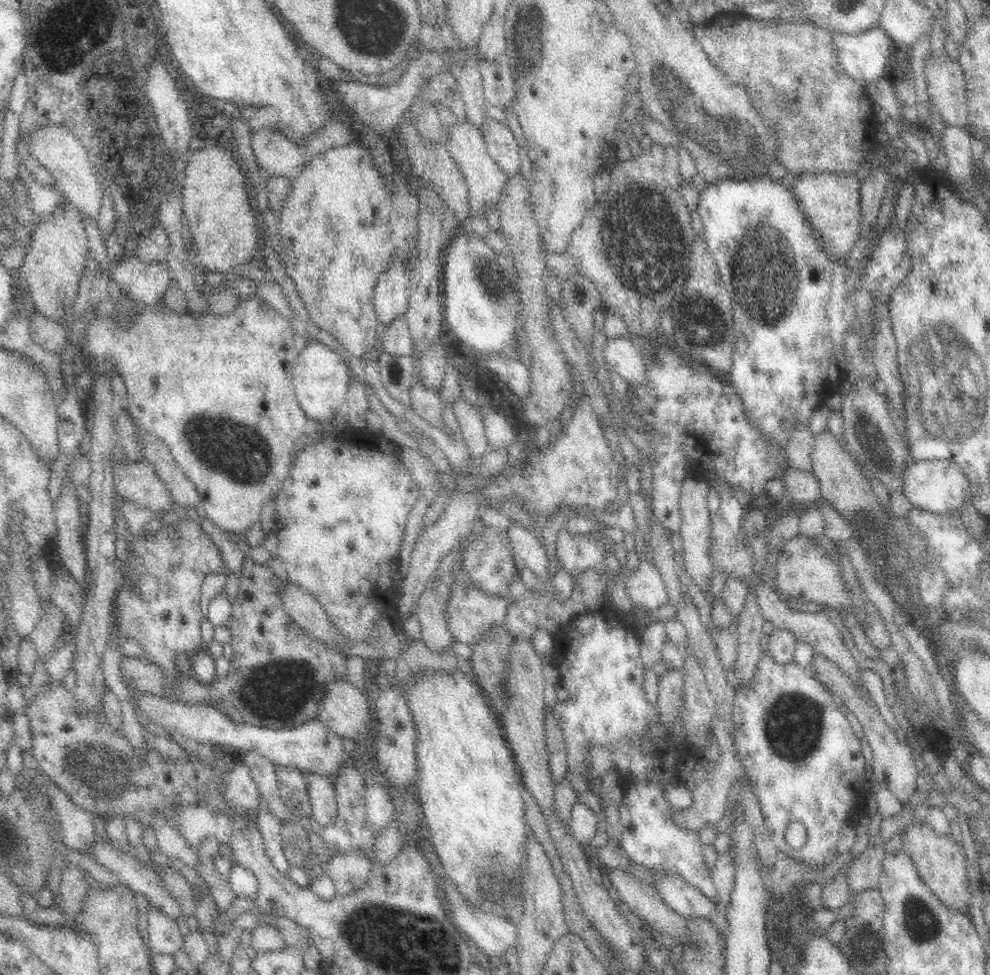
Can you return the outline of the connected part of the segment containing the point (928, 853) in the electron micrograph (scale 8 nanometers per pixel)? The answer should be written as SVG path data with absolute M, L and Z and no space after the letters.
M912 824L902 832L903 852L915 865L919 880L938 898L944 907L966 914L967 903L972 902L972 894L966 877L966 856L962 846L953 838L937 835L928 824Z

